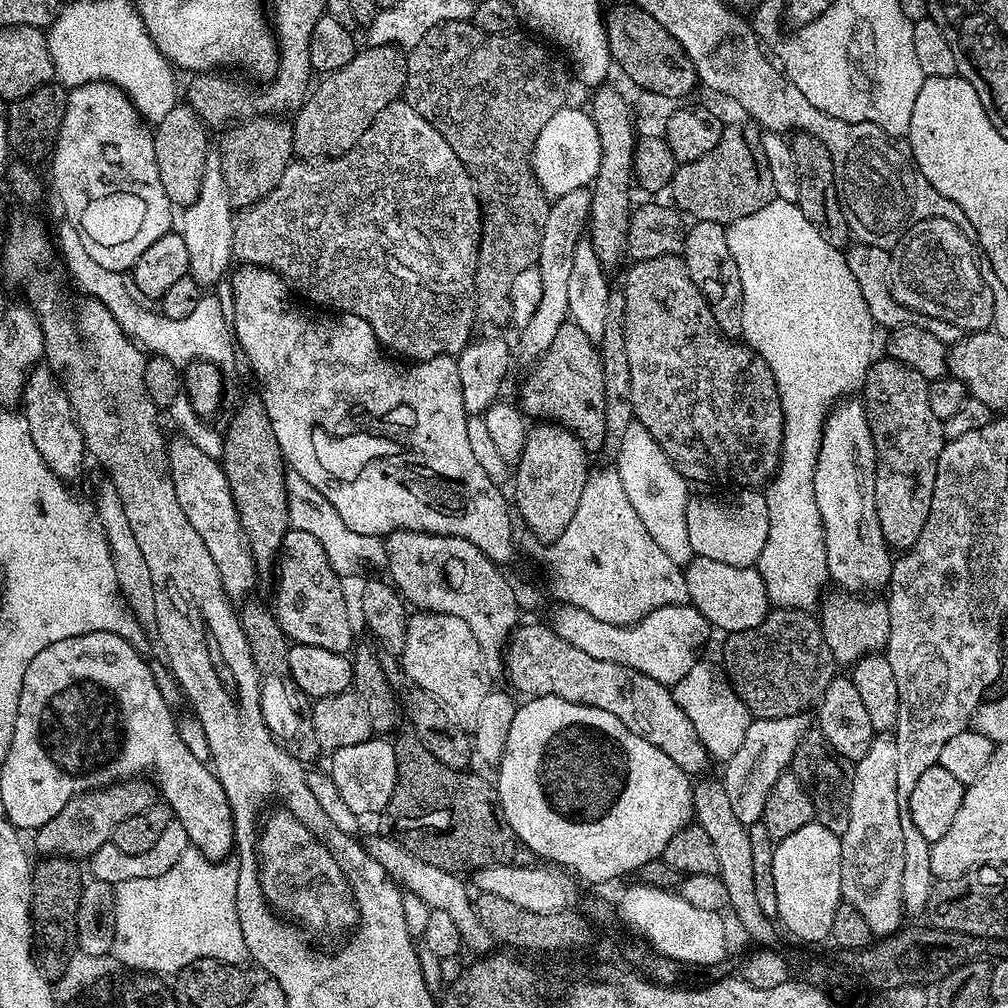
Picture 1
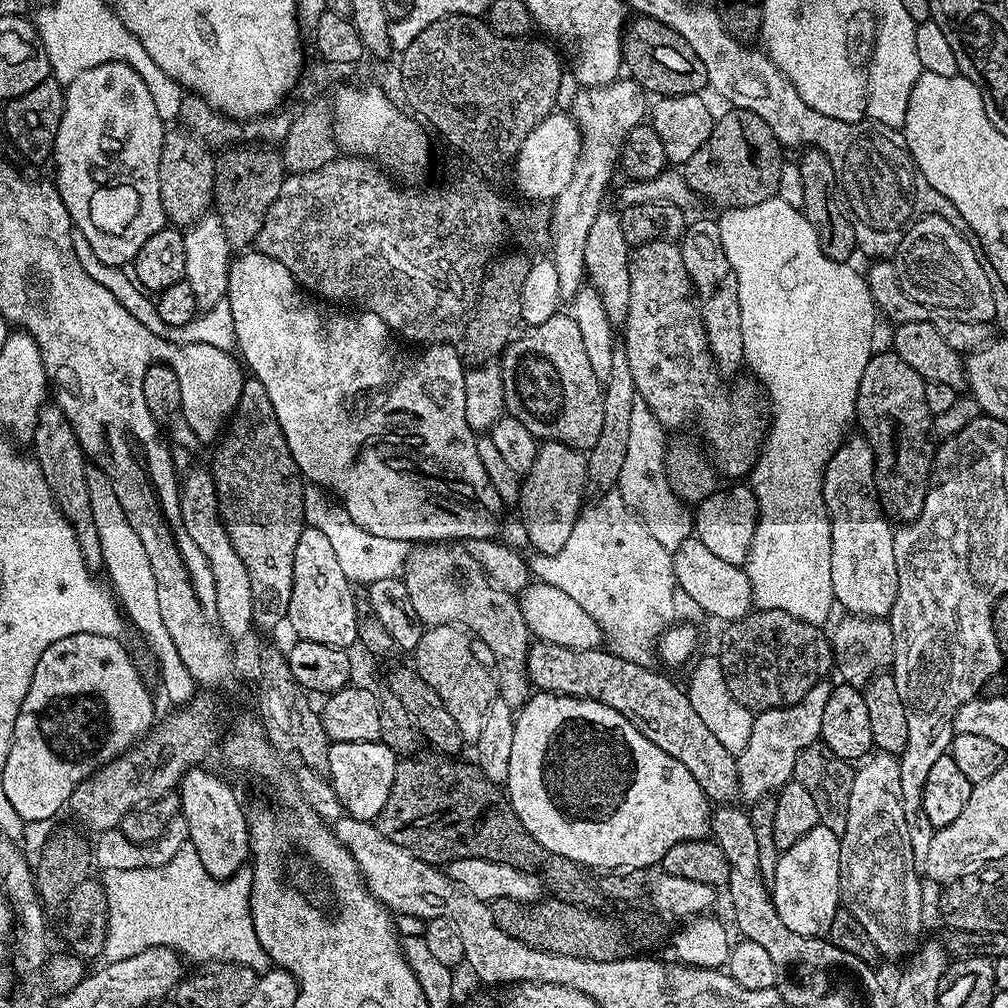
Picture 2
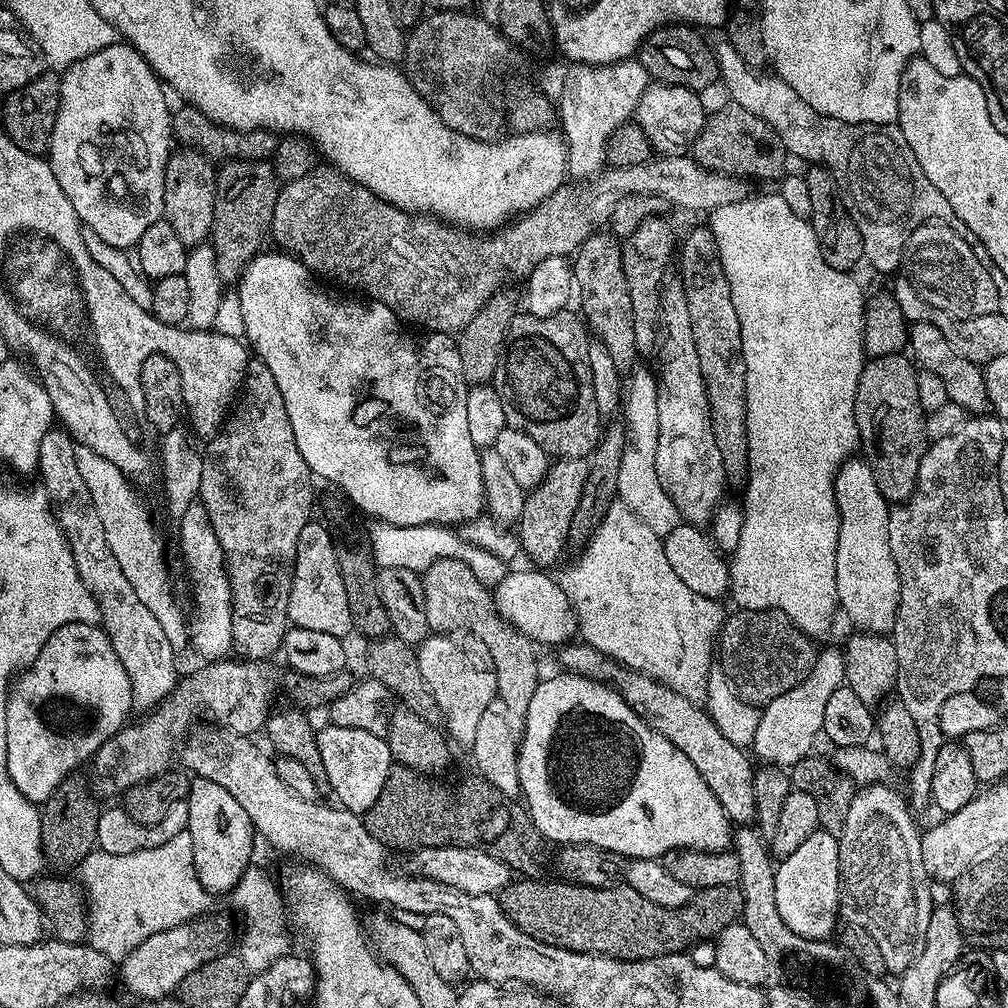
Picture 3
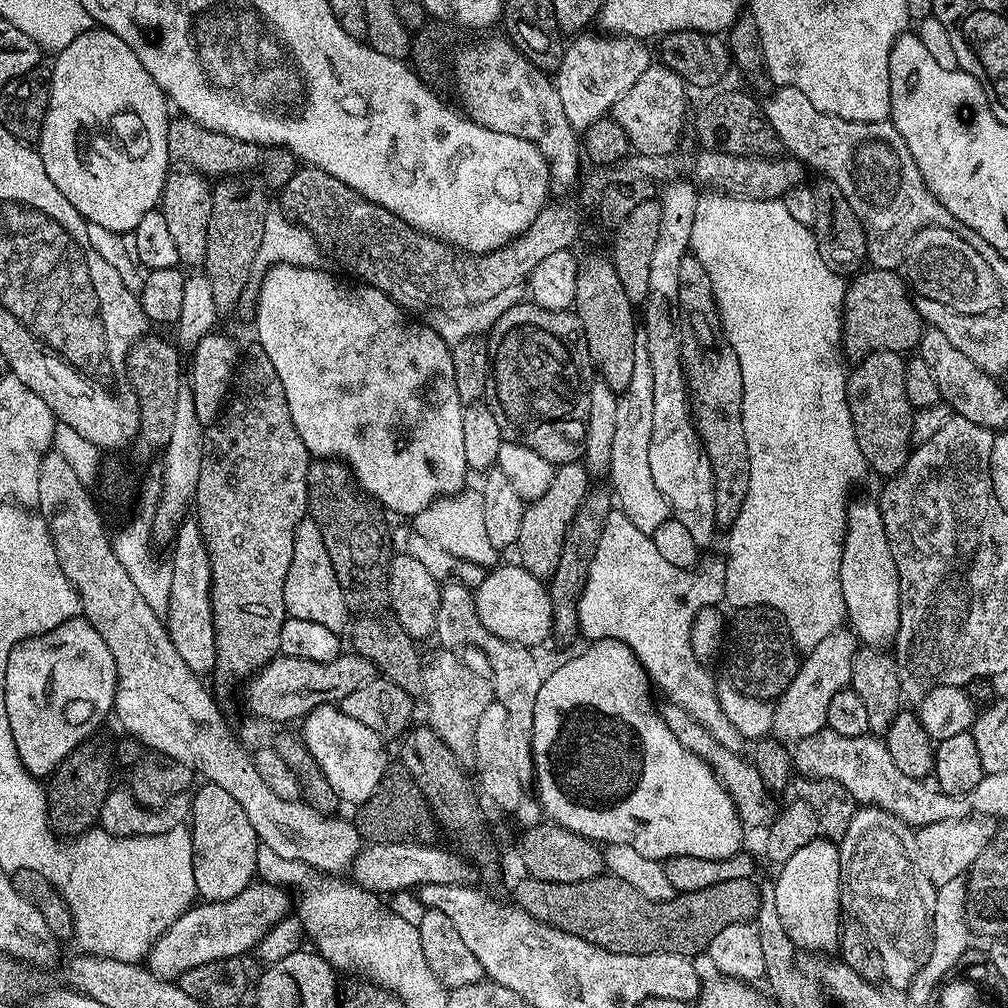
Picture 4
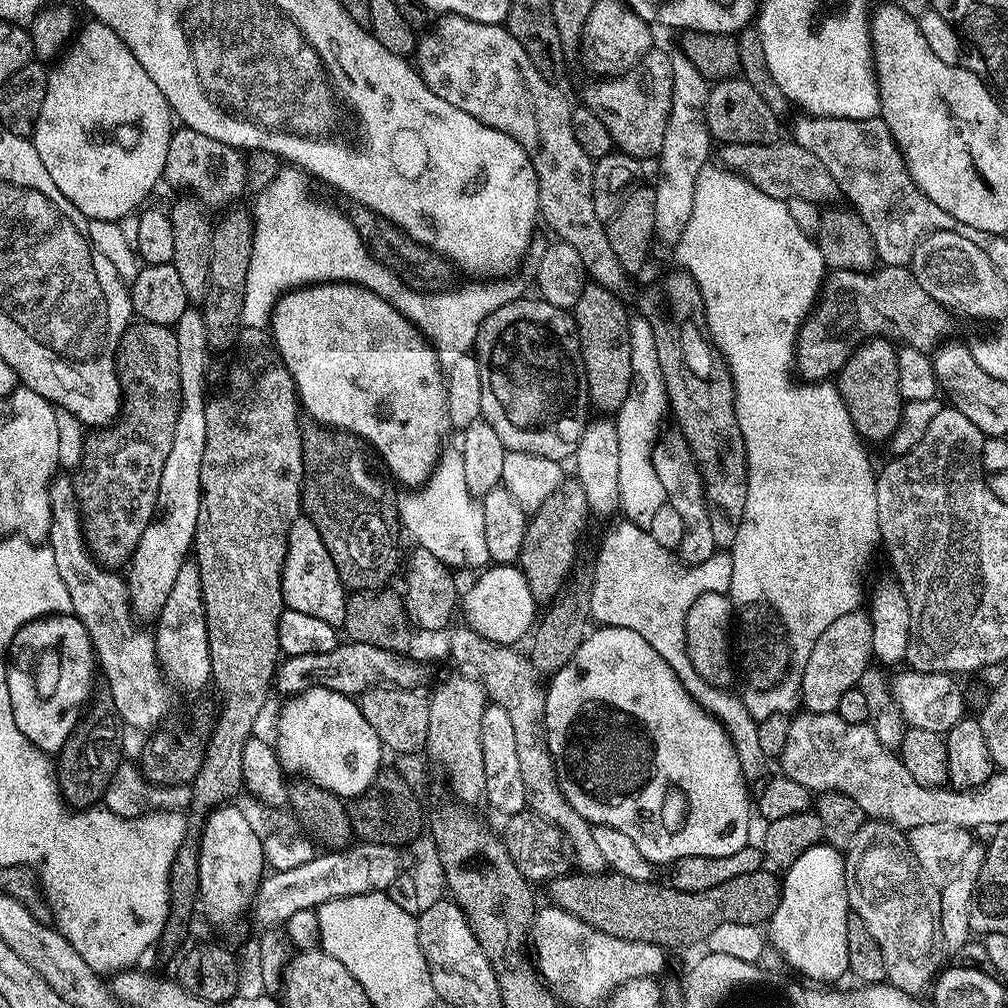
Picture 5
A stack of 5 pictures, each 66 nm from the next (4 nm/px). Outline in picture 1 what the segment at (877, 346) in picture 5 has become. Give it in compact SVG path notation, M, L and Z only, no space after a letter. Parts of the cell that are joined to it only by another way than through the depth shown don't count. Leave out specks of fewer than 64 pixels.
M891 358L873 359L862 389L862 401L876 447L878 522L889 549L907 550L918 542L930 514L938 458L945 446L944 425L930 410L930 383L918 370Z

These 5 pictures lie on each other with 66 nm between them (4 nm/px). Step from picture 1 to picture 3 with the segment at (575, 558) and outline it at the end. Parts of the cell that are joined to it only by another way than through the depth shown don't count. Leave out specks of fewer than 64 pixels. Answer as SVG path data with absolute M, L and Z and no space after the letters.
M615 502L609 506L601 520L601 524L597 526L579 554L581 554L580 561L573 568L564 568L558 573L562 590L568 596L568 601L571 602L573 610L576 611L579 639L591 646L591 648L598 649L604 656L611 656L617 664L625 668L631 668L634 672L641 672L643 676L654 678L658 682L670 686L670 690L674 690L686 698L697 702L703 701L708 690L708 672L714 667L714 641L717 639L726 619L723 603L706 598L702 594L694 594L694 590L690 590L690 586L686 586L686 582L682 582L682 578L678 578L678 574L674 574L674 570L670 567L670 562L666 562L663 539L656 536L654 530L650 530L650 526L646 526L646 522L642 522L637 518L625 504Z

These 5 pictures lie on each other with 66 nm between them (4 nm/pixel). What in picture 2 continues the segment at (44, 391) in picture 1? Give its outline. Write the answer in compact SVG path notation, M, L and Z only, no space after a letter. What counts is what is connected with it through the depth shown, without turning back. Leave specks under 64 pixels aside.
M45 403L40 409L36 431L32 434L30 444L31 447L36 447L34 458L40 463L42 474L56 496L56 504L76 529L76 540L79 542L85 560L92 566L101 565L103 563L101 542L93 522L90 490L86 486L86 457L66 414L57 408L55 403Z

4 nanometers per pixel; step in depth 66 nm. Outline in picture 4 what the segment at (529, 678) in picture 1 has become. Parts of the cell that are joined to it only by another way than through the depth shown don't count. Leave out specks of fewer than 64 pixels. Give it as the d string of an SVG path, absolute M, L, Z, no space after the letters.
M668 702L662 708L662 715L666 726L670 726L670 730L680 742L682 746L686 746L694 754L698 754L698 758L702 758L712 768L712 773L722 782L722 786L730 794L730 798L734 802L734 806L738 810L738 818L745 829L752 828L763 829L772 823L776 818L778 811L777 805L772 805L773 797L770 795L760 775L756 773L755 767L747 759L743 760L740 752L731 752L726 746L722 746L712 736L710 730L706 730L706 726L702 726L702 722L698 722L690 714L686 714L686 710L682 710L682 706Z

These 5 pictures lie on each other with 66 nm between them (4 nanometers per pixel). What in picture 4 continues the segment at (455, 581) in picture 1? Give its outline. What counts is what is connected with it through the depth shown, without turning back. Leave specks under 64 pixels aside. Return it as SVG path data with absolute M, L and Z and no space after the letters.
M455 582L443 585L440 592L440 605L436 611L435 639L440 639L445 649L459 649L459 644L468 648L477 648L488 663L490 683L495 703L506 706L506 714L510 714L512 734L517 738L528 738L534 726L534 702L538 702L538 690L542 679L542 671L532 657L533 649L523 644L515 644L509 640L498 638L482 626L476 613L476 598L473 589Z

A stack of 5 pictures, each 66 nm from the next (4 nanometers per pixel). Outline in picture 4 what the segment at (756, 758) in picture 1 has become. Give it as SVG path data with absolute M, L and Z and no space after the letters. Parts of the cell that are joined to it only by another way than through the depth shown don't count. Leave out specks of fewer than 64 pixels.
M841 626L835 632L826 634L826 638L822 638L822 642L818 642L818 646L814 646L814 650L810 650L801 659L800 668L796 672L796 676L790 682L788 689L778 697L774 704L776 713L772 716L771 735L775 739L783 742L785 745L792 746L814 735L816 732L825 731L828 723L826 710L830 710L830 701L834 699L834 694L838 694L838 690L851 685L852 659L856 657L857 647L858 641L855 632Z

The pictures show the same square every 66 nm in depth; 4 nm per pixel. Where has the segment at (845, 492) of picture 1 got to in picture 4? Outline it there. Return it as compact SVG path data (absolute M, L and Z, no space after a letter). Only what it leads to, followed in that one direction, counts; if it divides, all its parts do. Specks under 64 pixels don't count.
M853 499L848 505L848 529L844 535L840 581L848 611L846 620L857 641L881 650L895 645L900 625L900 579L898 566L894 566L894 554L890 554L880 505L875 499Z

